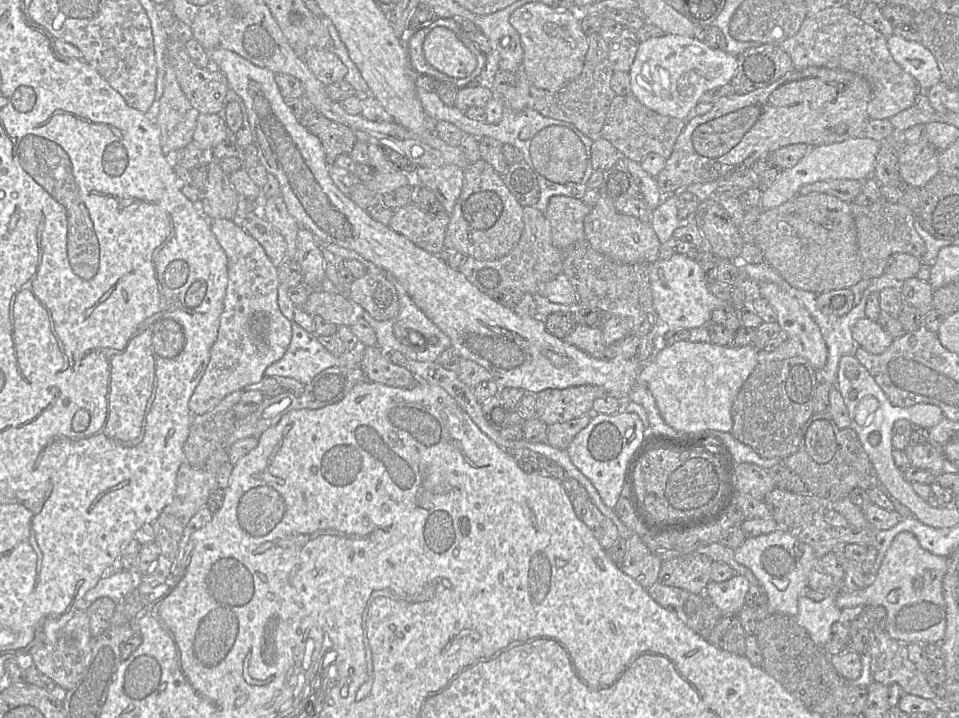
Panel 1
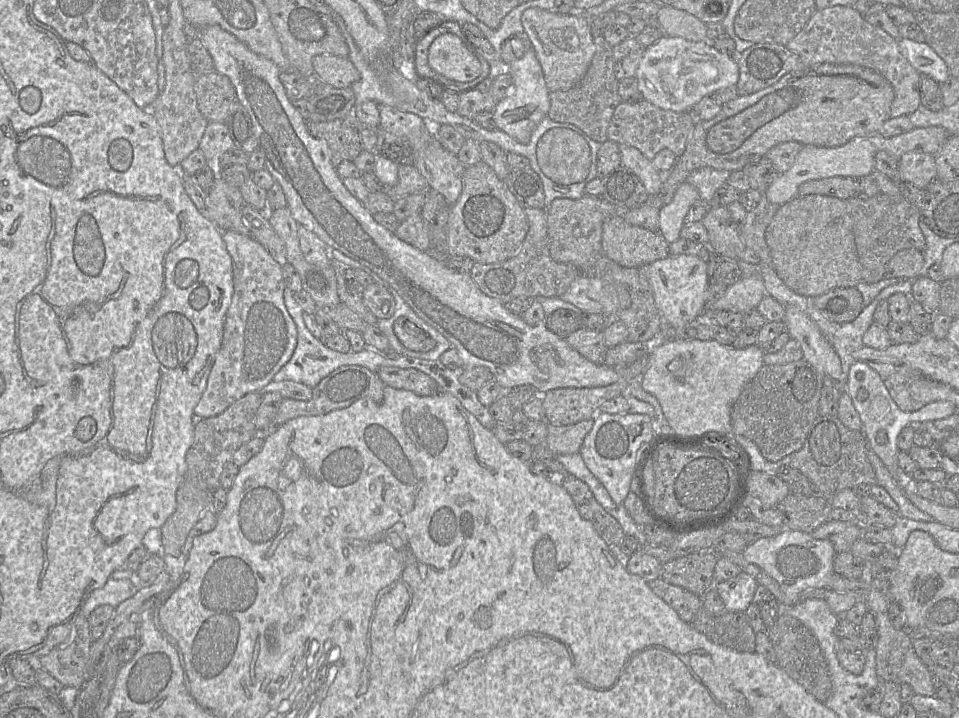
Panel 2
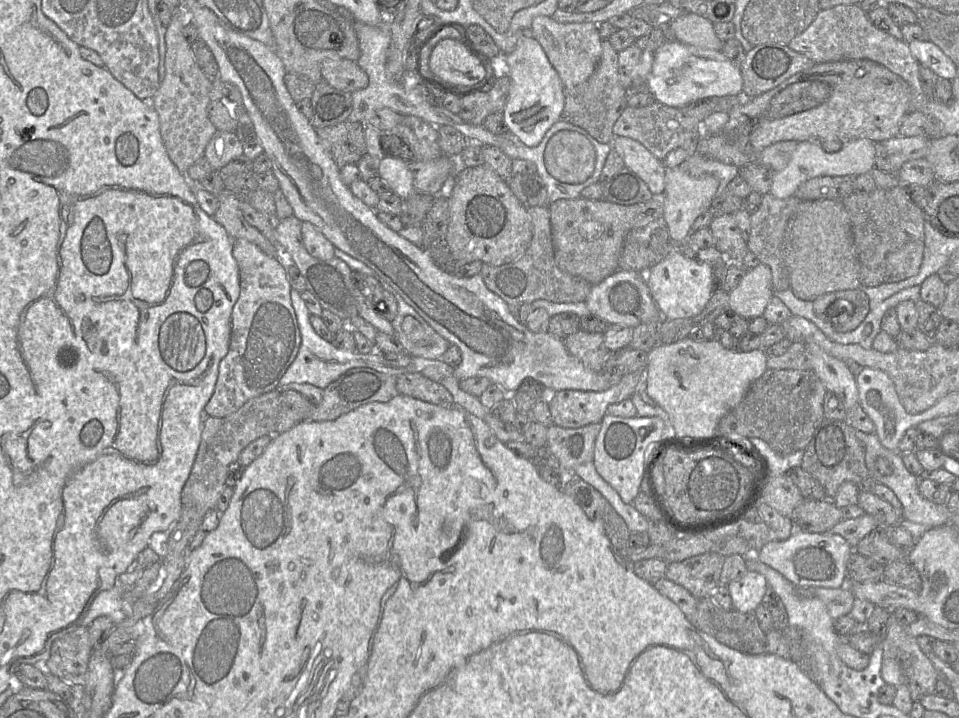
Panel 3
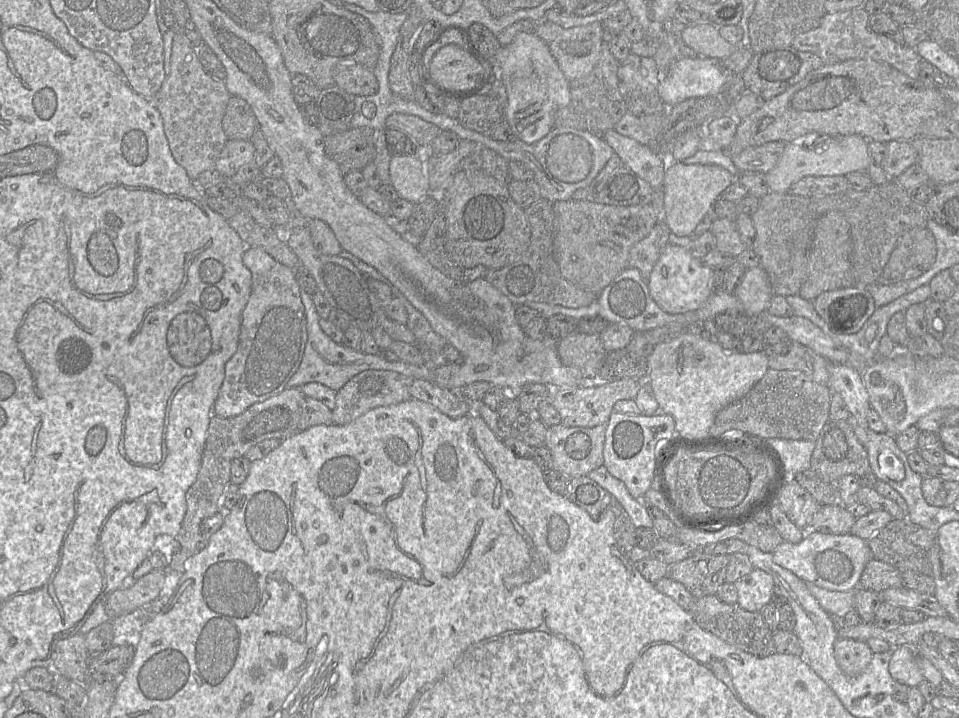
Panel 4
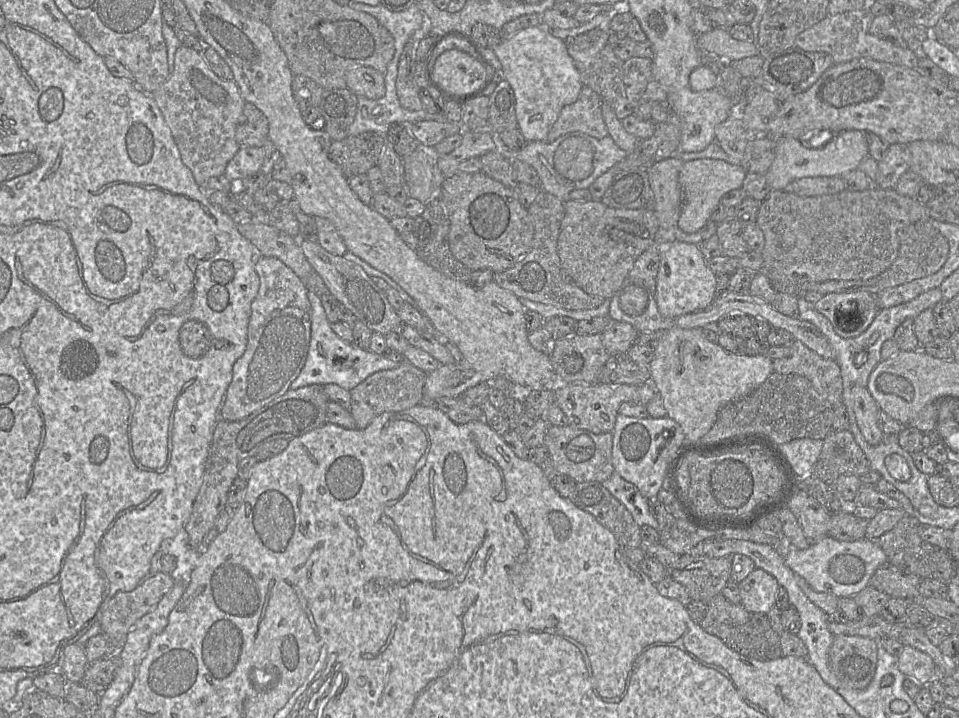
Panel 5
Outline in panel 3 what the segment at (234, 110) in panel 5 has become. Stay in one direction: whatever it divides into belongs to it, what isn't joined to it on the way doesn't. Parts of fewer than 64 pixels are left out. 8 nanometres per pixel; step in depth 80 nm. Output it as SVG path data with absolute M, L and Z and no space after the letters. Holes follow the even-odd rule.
M179 5L178 9L173 11L166 28L165 77L149 103L158 114L160 134L168 156L183 175L186 175L192 164L204 156L207 144L217 130L207 114L212 78L198 66L190 44L183 35L183 27L188 22L188 9Z

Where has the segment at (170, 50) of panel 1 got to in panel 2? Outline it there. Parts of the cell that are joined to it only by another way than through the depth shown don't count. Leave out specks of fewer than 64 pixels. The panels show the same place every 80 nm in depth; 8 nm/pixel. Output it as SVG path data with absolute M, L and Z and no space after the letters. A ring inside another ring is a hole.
M216 71L197 74L194 92L197 106L208 122L224 123L233 103L238 101L230 79Z

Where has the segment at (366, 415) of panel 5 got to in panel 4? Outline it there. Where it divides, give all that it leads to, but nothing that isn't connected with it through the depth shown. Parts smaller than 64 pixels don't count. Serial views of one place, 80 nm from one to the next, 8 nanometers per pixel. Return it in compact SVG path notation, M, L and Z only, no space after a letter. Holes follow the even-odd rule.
M369 369L355 375L336 392L332 409L332 424L346 425L374 408L396 405L410 400L409 390L413 380L412 377L388 370Z

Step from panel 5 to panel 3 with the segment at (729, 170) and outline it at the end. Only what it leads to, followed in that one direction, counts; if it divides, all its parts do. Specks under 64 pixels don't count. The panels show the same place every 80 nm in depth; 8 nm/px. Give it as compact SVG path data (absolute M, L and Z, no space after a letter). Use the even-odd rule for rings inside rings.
M681 167L666 168L662 217L666 222L671 240L685 241L688 238L694 221L701 213L709 209L717 195L718 187L719 180L715 176L691 176Z

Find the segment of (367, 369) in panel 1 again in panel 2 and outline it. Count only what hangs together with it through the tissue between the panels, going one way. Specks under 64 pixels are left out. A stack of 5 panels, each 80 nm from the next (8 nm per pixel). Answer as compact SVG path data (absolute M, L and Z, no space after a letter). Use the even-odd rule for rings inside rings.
M382 367L377 375L385 386L412 391L419 396L432 396L440 392L432 378L414 368Z

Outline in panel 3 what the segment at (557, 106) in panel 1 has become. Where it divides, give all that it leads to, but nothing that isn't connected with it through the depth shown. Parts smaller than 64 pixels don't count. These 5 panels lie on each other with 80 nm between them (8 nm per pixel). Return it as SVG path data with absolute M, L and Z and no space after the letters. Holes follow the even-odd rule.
M608 40L601 41L602 54L592 75L573 88L564 87L565 104L560 119L584 129L600 143L611 144L613 126L627 107L625 88L618 75L618 52Z

